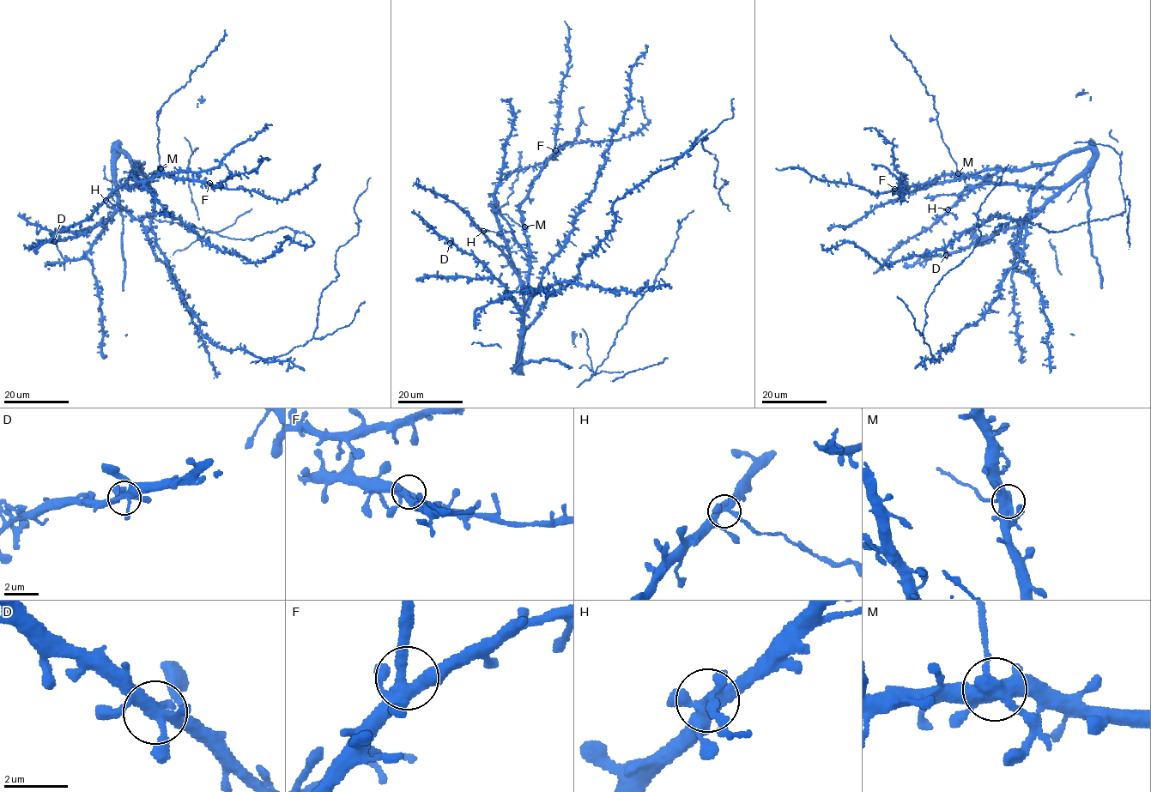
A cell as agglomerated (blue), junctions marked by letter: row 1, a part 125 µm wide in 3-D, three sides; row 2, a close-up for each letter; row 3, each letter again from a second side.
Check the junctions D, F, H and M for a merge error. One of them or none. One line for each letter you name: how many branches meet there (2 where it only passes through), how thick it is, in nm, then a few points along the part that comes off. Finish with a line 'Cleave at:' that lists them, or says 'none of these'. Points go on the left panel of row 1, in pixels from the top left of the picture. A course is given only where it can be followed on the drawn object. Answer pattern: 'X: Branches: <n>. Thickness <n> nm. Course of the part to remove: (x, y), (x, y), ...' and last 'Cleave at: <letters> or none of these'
H: Branches: 5. Thickness 360 nm. Course of the part to remove: (106, 200), (133, 211)
Cleave at: H

